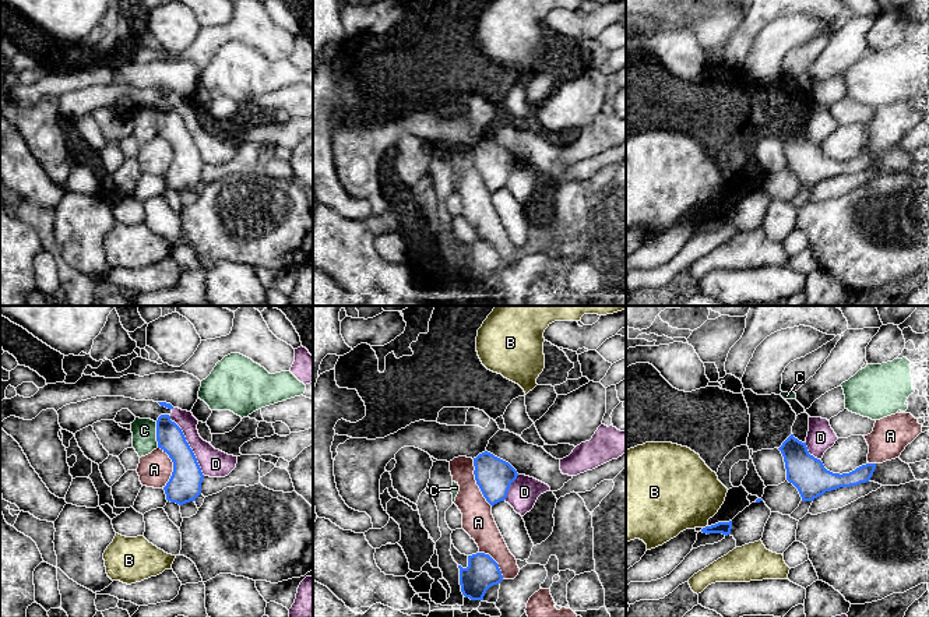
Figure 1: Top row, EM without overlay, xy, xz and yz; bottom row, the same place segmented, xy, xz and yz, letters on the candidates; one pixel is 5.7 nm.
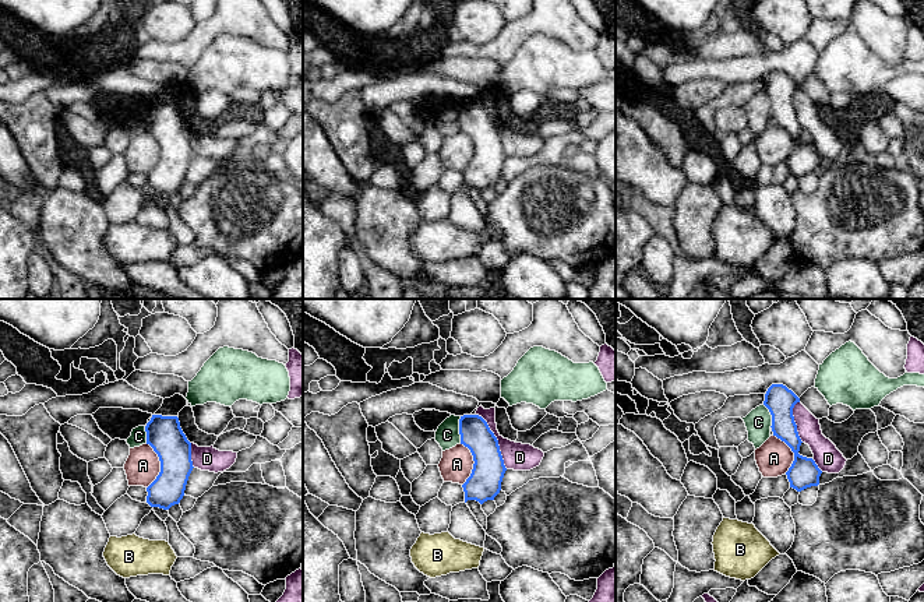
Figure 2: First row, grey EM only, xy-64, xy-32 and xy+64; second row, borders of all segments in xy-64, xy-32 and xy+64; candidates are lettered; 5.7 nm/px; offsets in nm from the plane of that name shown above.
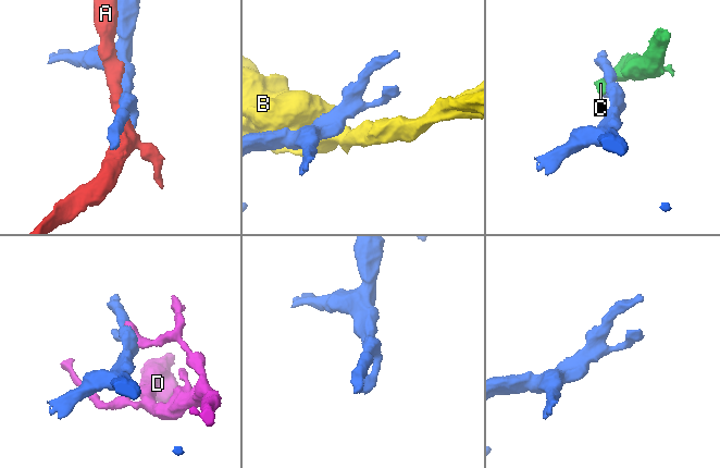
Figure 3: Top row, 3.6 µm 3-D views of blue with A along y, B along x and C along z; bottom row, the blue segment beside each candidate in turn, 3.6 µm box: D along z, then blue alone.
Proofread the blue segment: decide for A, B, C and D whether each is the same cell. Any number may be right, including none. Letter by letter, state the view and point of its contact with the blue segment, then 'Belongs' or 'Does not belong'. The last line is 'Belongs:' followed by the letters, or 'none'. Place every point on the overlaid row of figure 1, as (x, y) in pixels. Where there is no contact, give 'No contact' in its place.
A: Touches blue at xz (477, 483). Does not belong
B: Touches blue at yz (706, 526). Does not belong
C: Touches blue at xy (157, 434). Does not belong
D: Touches blue at xy (189, 445). Does not belong
Belongs: none

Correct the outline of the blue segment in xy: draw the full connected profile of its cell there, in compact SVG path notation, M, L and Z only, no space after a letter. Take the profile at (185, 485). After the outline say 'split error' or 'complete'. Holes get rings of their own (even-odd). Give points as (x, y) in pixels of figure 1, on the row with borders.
M161 415L156 420L156 441L173 462L172 476L163 487L166 500L179 505L196 501L204 475L182 429L169 415Z; complete

